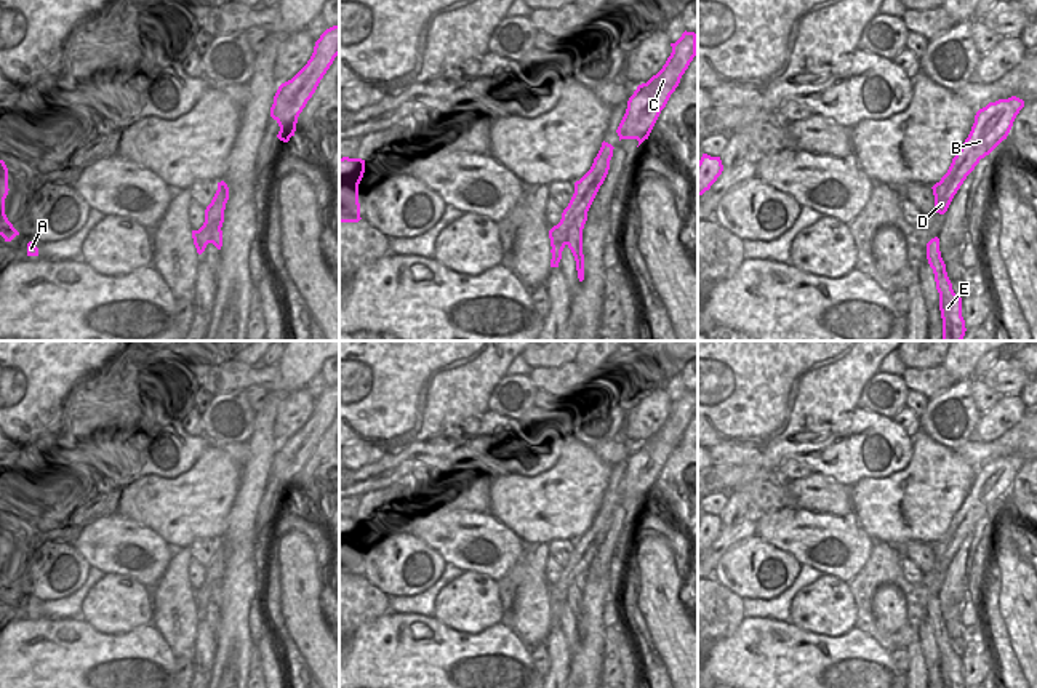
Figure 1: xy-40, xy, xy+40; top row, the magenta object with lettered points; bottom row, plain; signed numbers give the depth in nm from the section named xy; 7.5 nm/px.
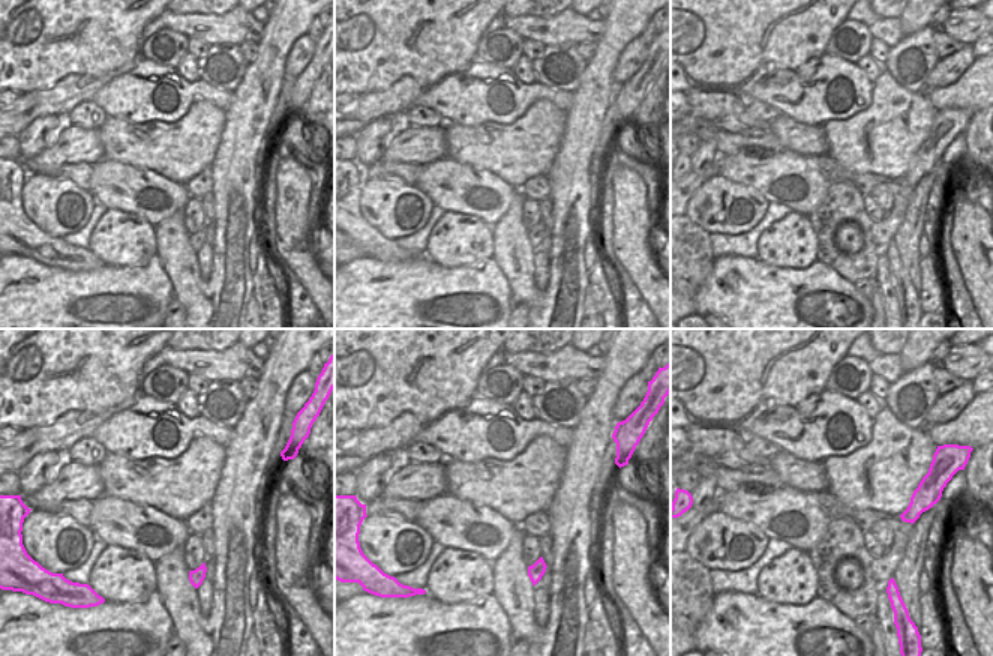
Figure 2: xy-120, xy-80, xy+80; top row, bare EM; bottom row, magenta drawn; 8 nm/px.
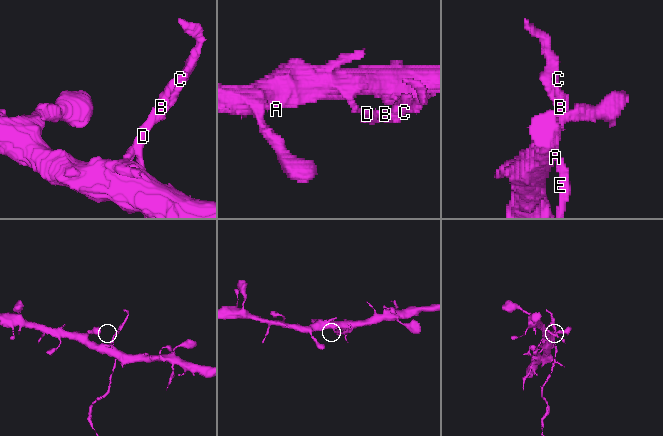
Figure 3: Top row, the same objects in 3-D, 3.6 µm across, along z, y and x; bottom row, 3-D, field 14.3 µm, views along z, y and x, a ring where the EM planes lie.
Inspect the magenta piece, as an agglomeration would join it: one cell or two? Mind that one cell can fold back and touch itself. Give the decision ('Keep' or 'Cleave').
Cleave.

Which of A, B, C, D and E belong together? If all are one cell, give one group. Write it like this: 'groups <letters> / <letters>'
groups A B C D / E

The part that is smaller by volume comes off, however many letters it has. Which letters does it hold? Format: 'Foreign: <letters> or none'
Foreign: E.

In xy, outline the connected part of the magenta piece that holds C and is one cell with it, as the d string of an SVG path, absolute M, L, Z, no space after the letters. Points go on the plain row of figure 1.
M685 389L671 405L672 411L663 427L647 442L639 443L629 456L626 472L616 488L619 499L637 498L640 504L648 498L661 469L696 414L696 392Z

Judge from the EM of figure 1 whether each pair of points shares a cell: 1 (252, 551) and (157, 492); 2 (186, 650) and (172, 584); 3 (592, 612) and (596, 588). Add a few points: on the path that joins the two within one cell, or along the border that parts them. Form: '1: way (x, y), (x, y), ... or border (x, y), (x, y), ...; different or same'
1: border (234, 496), (229, 527), (223, 538); different
2: way (180, 634), (173, 600); same
3: way (592, 605), (596, 594); same

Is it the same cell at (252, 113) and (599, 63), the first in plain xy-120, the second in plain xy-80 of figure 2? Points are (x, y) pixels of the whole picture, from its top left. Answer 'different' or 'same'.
same

